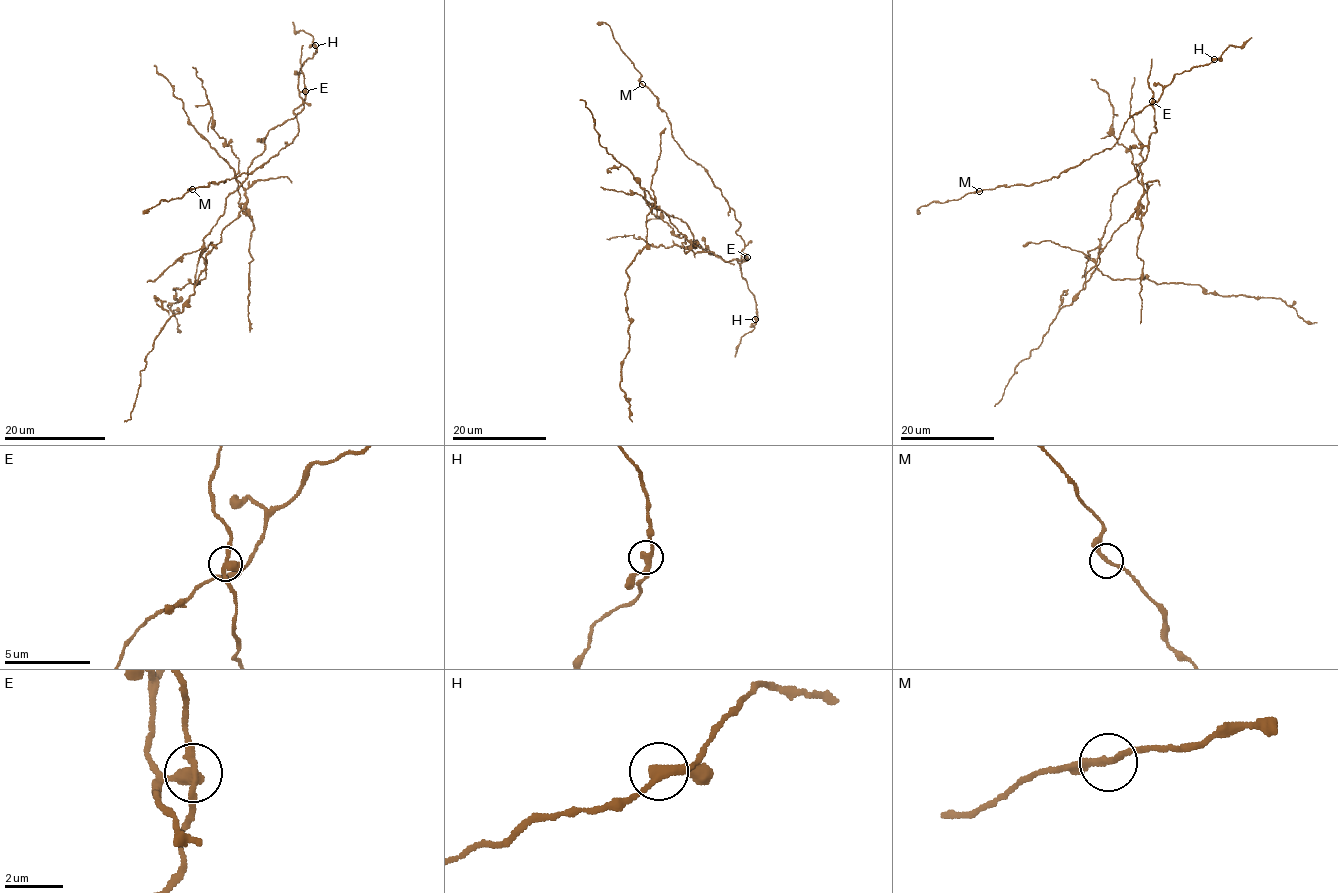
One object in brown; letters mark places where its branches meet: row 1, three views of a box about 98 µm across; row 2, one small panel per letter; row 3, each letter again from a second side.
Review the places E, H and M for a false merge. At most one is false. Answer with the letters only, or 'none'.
E

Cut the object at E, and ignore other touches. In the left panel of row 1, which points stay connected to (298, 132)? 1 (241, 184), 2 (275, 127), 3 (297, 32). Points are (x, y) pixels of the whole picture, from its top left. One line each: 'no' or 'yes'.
1: no
2: no
3: yes

